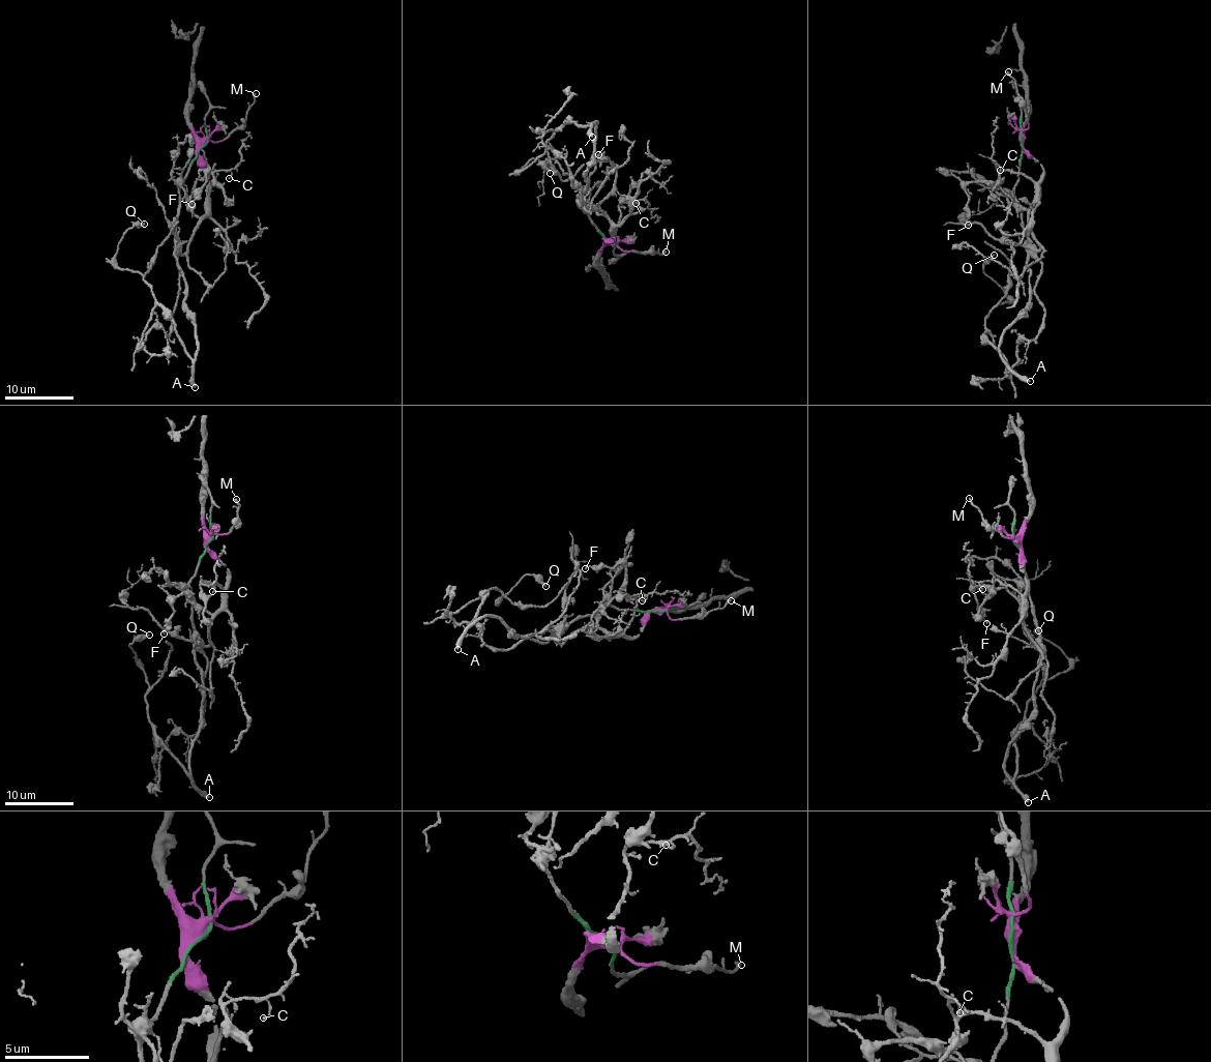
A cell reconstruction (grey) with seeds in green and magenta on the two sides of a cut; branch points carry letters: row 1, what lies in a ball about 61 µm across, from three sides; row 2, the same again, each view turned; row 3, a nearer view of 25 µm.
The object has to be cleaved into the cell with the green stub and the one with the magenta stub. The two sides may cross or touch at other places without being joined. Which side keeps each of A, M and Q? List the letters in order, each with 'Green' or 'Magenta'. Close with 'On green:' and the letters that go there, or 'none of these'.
A: Green
M: Magenta
Q: Green
On green: A, Q

